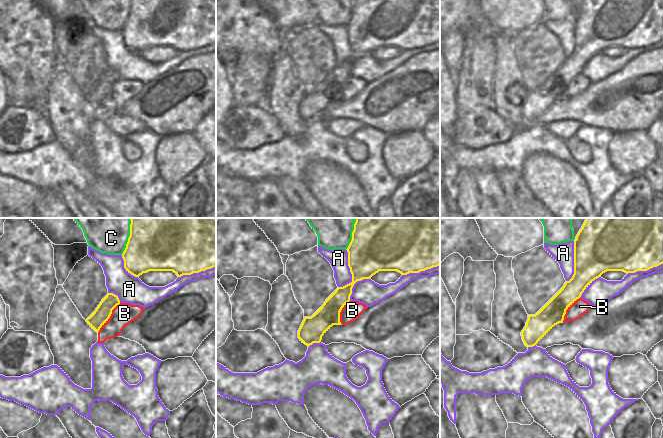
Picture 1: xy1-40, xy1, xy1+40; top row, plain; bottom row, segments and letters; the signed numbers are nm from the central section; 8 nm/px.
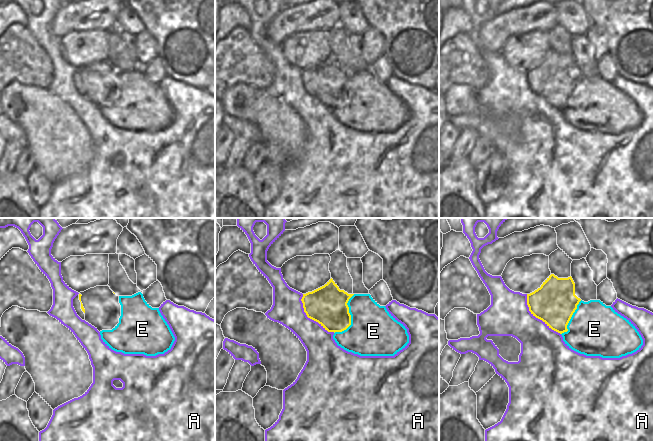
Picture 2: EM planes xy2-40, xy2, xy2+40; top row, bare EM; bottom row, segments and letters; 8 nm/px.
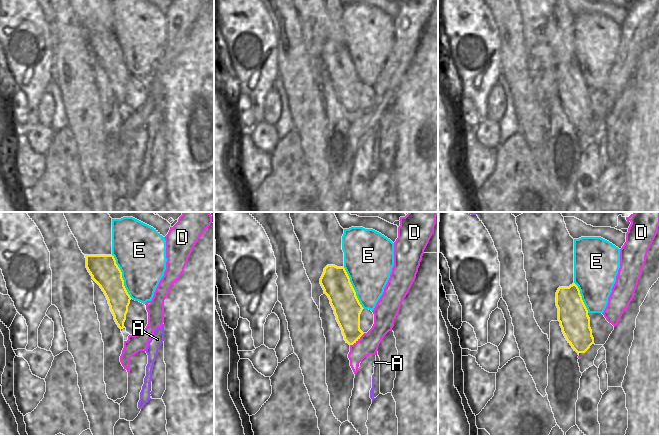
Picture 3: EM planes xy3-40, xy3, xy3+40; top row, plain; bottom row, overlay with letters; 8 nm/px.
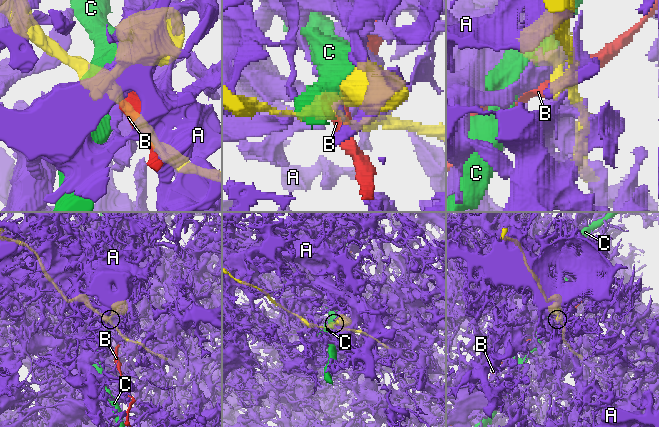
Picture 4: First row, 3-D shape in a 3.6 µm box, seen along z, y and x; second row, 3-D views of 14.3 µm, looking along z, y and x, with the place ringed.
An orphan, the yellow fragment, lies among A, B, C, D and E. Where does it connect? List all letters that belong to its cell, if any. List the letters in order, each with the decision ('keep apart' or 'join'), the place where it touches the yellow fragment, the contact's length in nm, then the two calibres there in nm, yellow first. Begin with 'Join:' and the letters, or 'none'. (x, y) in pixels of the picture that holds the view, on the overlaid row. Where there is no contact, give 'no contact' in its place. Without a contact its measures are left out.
Join: none
A: keep apart; meets yellow in xy2+40 at (537, 317); contact 420 nm long; 340 nm thick on the yellow side, 340 nm on the other
B: keep apart; meets yellow in xy1-40 at (109, 317); contact 300 nm long; 130 nm thick on the yellow side, 170 nm on the other
C: keep apart; meets yellow in xy1-40 at (129, 236); contact 300 nm long; 500 nm thick on the yellow side, 400 nm on the other
D: keep apart; meets yellow in xy3 at (357, 339); contact 160 nm long; 220 nm thick on the yellow side, 160 nm on the other
E: keep apart; meets yellow in xy2 at (350, 317); contact 360 nm long; 320 nm thick on the yellow side, 380 nm on the other

